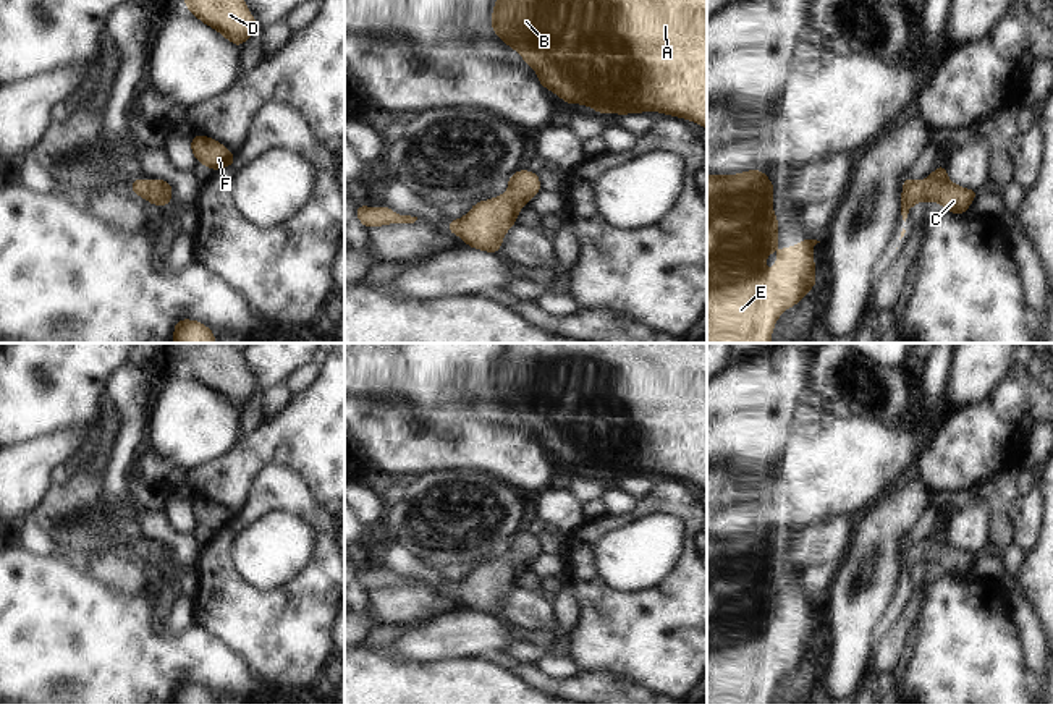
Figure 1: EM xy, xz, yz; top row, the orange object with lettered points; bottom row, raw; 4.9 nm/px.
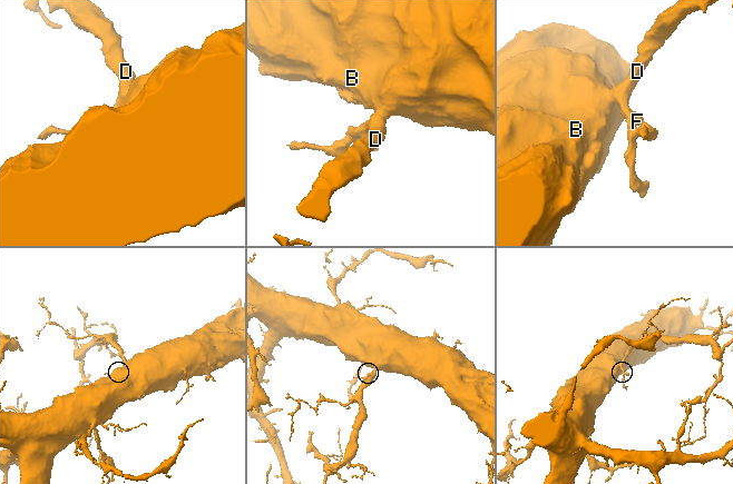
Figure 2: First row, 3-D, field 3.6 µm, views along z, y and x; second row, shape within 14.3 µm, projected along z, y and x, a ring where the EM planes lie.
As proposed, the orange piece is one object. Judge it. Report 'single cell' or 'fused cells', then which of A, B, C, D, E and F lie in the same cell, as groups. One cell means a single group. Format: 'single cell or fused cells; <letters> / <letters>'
single cell; A B C D E F

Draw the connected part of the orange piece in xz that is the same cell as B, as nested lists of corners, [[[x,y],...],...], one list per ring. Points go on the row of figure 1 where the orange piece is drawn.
[[[497,0],[490,21],[493,32],[537,71],[537,81],[558,94],[563,104],[582,104],[597,113],[644,113],[647,110],[692,120],[707,129],[707,0]]]

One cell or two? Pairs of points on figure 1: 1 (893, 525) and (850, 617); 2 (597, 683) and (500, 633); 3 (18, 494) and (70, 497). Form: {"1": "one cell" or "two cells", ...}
{"1": "one cell", "2": "two cells", "3": "two cells"}

